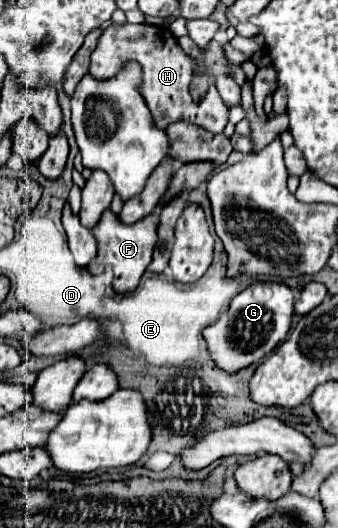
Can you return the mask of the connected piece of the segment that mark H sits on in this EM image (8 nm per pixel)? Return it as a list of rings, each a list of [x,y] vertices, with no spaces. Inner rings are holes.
[[[130,22],[110,24],[100,36],[96,50],[92,52],[90,74],[100,80],[110,78],[114,70],[126,60],[136,60],[142,64],[144,70],[142,94],[154,116],[156,126],[164,130],[172,122],[186,120],[212,134],[220,134],[224,130],[228,122],[228,106],[222,102],[216,86],[210,86],[200,102],[192,100],[190,82],[196,76],[197,63],[180,48],[178,40],[170,34],[168,28],[150,26],[150,24],[130,24]]]

